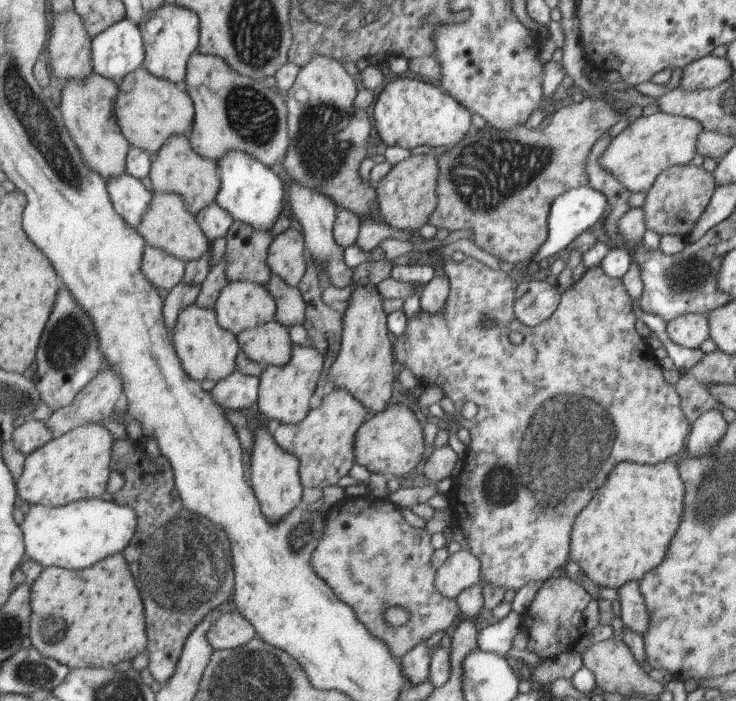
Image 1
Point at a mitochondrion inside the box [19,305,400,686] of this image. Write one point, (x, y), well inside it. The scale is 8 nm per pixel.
(189, 560)

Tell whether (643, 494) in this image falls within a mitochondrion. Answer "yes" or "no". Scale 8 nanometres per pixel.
no

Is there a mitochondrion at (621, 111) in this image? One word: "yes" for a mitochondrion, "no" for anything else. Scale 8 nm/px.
no

